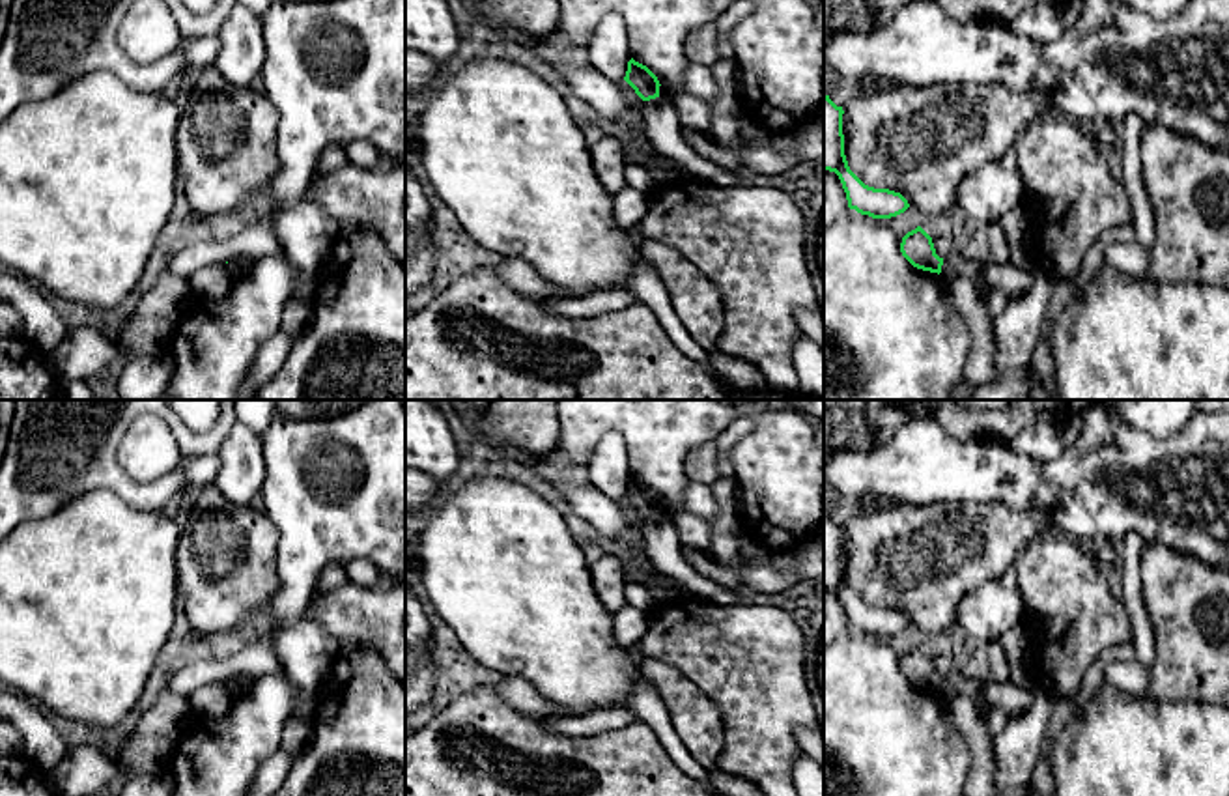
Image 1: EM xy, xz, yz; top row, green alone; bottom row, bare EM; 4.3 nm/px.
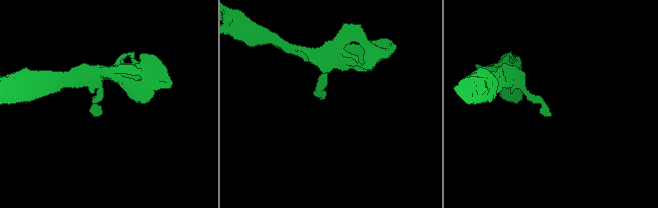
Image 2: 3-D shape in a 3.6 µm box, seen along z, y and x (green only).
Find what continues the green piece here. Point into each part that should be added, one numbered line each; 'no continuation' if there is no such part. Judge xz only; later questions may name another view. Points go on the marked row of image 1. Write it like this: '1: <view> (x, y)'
no continuation

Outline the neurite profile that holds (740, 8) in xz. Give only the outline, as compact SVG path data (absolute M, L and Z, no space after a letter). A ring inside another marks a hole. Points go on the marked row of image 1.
M736 0L717 21L719 58L734 58L730 45L732 28L753 11L753 0Z

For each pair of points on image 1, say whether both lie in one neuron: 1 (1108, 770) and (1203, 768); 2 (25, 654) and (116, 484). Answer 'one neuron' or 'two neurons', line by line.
1: one neuron
2: two neurons

